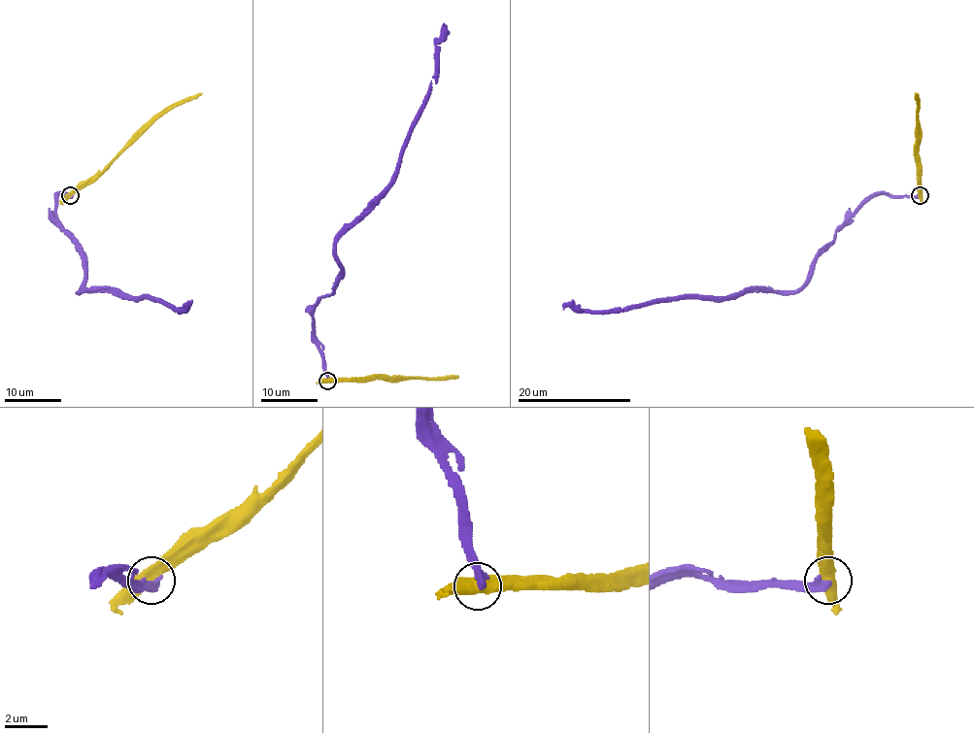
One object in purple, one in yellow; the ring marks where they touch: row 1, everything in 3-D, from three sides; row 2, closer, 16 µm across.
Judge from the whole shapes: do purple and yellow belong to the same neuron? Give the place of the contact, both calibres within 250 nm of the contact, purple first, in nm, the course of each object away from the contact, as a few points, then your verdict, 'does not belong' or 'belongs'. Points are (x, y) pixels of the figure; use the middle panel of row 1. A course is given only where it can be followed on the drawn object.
at (327, 381); 380 nm thick on the purple side, 550 nm on the other; purple runs (328, 381), (313, 306), (341, 277), (335, 239), (393, 179), (399, 151), (435, 72), (435, 41), (444, 22); yellow runs (327, 381), (453, 378), (457, 375); does not belong

